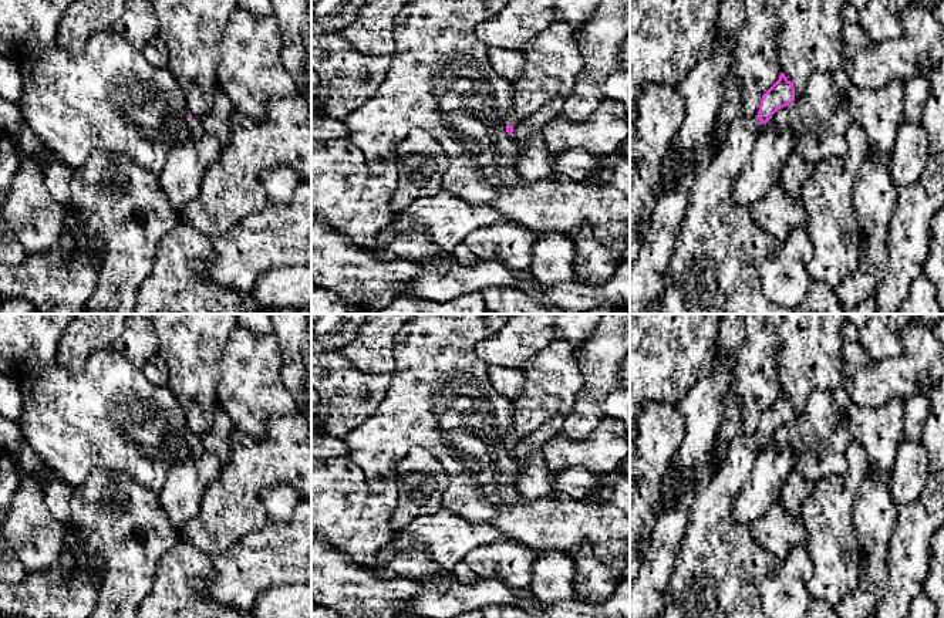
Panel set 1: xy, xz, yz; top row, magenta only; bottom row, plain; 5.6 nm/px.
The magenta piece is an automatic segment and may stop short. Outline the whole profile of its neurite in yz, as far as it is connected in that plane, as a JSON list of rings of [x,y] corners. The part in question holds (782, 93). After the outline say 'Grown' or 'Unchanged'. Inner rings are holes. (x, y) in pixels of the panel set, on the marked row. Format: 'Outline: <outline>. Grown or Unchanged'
Outline: [[[781,72],[779,80],[762,95],[758,115],[732,124],[725,146],[695,176],[690,206],[668,267],[661,314],[792,314],[765,297],[758,271],[758,263],[775,256],[782,240],[761,230],[748,207],[732,202],[731,192],[753,149],[761,125],[793,101],[793,82]]]. Grown

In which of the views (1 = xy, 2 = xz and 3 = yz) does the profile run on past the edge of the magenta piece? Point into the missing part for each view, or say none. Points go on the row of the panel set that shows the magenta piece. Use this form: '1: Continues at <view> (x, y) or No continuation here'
1: Continues at xy (196, 129)
2: Continues at xz (512, 120)
3: Continues at yz (714, 270)

